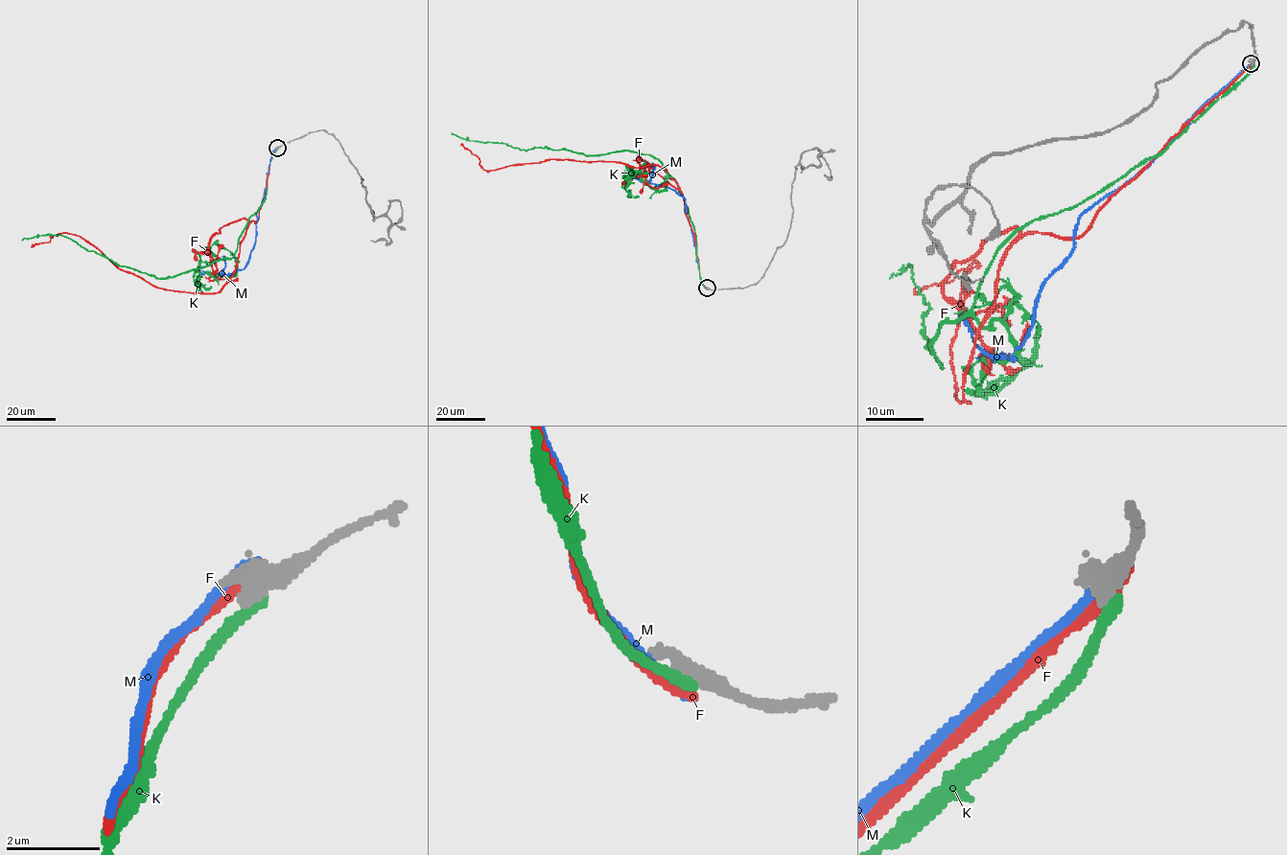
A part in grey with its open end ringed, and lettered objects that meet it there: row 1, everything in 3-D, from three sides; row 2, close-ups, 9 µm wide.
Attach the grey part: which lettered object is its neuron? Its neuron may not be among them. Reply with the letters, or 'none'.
none

